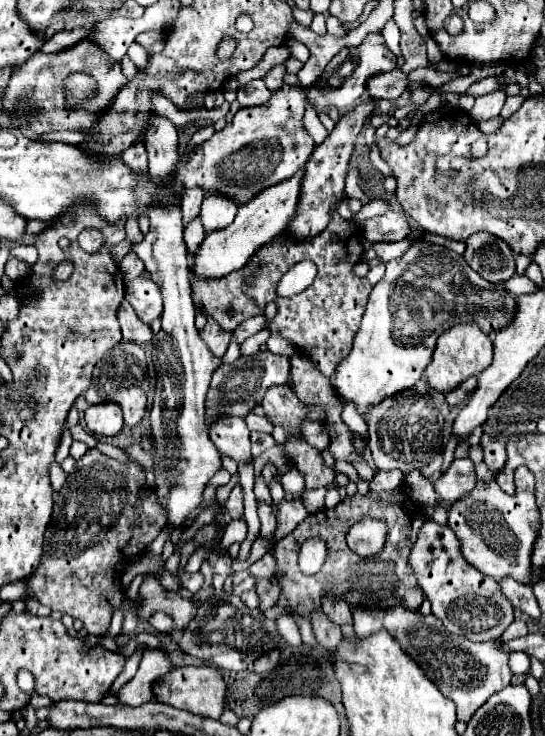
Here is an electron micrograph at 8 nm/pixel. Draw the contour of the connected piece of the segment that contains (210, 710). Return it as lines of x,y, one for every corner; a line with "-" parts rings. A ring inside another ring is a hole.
174,667
152,685
152,693
160,703
190,711
200,717
218,719
226,701
226,683
222,679
222,673
212,667

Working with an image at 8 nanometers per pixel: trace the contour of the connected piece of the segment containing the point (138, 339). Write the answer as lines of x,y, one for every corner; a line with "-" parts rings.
124,301
118,309
118,319
120,319
120,327
122,327
122,337
124,341
134,341
134,343
148,343
152,339
152,331
146,323
142,323
138,319
138,315
134,313
132,305
128,301

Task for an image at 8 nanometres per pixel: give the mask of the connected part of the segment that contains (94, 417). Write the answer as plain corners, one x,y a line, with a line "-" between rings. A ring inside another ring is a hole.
118,403
90,405
84,413
84,421
88,431
94,435
118,435
124,425
122,409

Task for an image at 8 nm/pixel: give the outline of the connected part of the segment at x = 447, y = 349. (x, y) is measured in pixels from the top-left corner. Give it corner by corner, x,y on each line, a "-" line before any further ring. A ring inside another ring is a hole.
468,321
466,325
454,325
450,329
446,329
438,337
432,361
428,363
424,373
426,373
430,387
444,393
444,391
450,391
456,385
460,385
460,381
464,381
472,375
478,375
480,369
486,369
490,363
492,363
492,339
490,339
490,335
484,333
476,321

